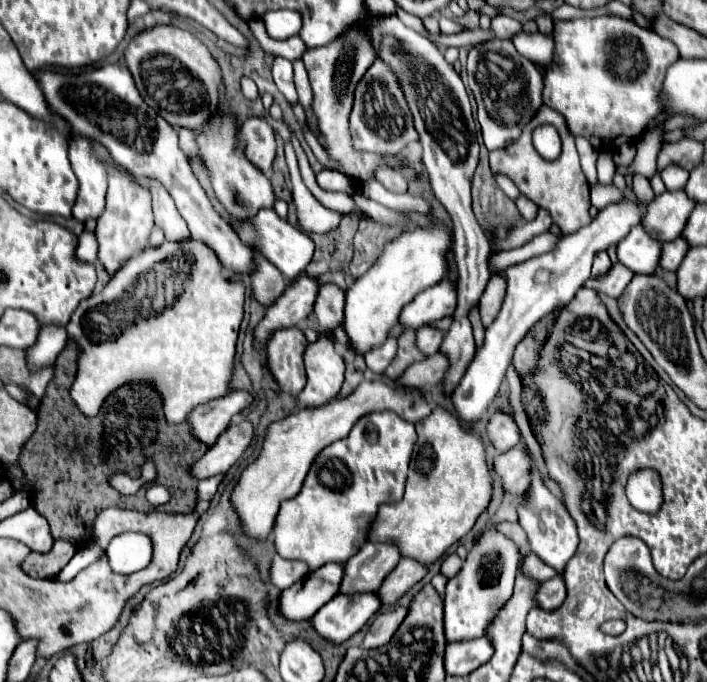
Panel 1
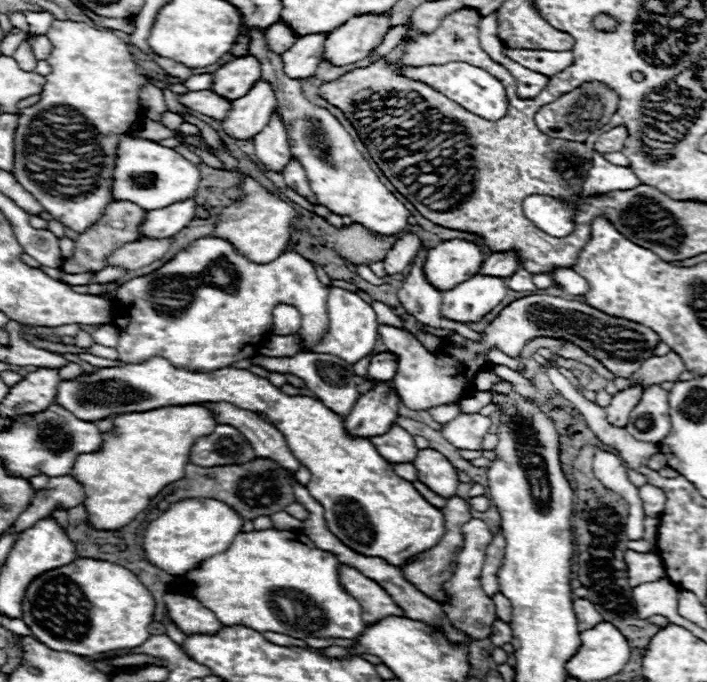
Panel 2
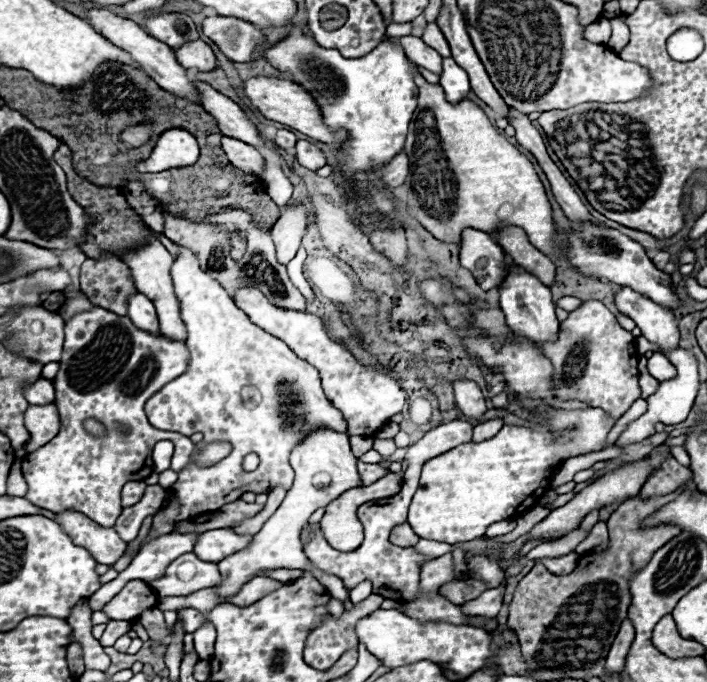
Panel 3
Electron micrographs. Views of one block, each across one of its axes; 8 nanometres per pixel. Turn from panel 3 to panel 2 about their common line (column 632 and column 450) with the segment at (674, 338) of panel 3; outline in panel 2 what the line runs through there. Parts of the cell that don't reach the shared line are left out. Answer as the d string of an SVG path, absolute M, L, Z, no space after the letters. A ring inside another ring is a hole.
M472 276L468 282L442 294L440 314L454 322L478 322L506 296L504 278Z

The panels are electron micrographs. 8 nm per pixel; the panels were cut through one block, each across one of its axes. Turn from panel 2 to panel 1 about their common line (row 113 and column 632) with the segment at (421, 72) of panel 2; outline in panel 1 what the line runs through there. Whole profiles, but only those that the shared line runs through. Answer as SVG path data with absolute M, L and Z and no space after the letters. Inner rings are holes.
M652 468L636 470L626 480L626 496L636 510L646 514L656 514L662 506L662 480Z

